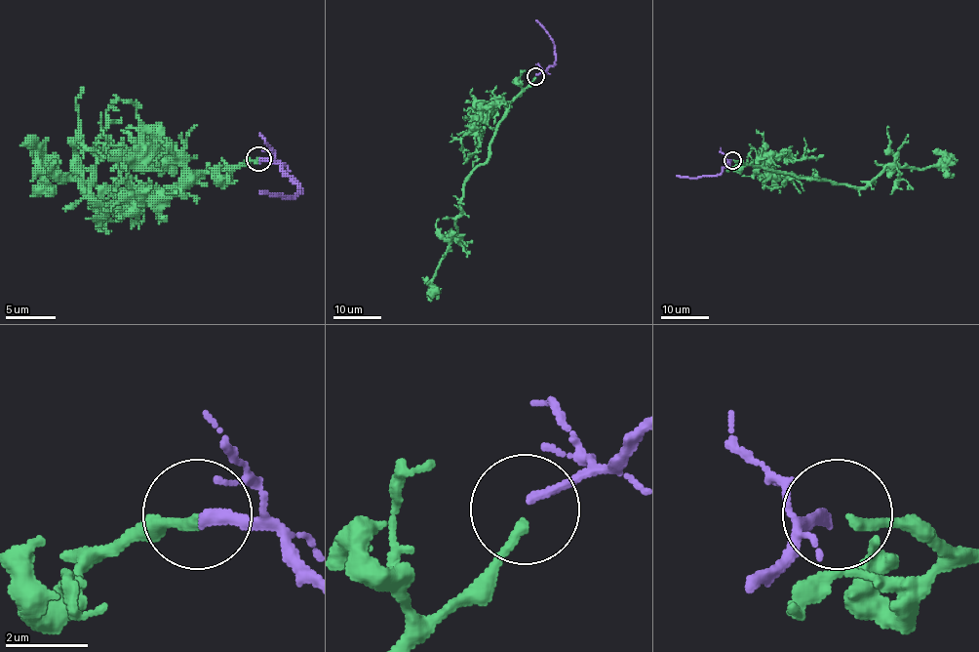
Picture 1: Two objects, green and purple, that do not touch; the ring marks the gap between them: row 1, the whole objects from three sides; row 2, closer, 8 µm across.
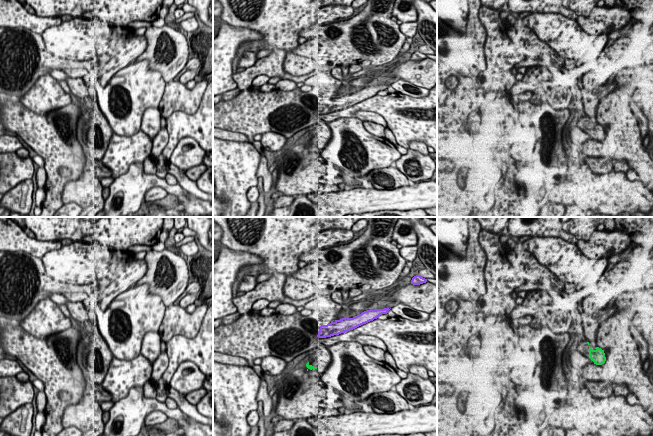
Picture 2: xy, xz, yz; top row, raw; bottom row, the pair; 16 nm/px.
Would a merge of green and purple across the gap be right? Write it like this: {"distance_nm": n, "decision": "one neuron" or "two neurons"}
{"distance_nm": 440, "decision": "one neuron"}

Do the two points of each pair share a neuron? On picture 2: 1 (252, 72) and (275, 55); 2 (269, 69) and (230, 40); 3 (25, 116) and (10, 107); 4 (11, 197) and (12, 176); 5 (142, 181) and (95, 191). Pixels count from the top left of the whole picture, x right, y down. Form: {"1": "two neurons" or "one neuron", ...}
{"1": "one neuron", "2": "two neurons", "3": "one neuron", "4": "two neurons", "5": "two neurons"}

